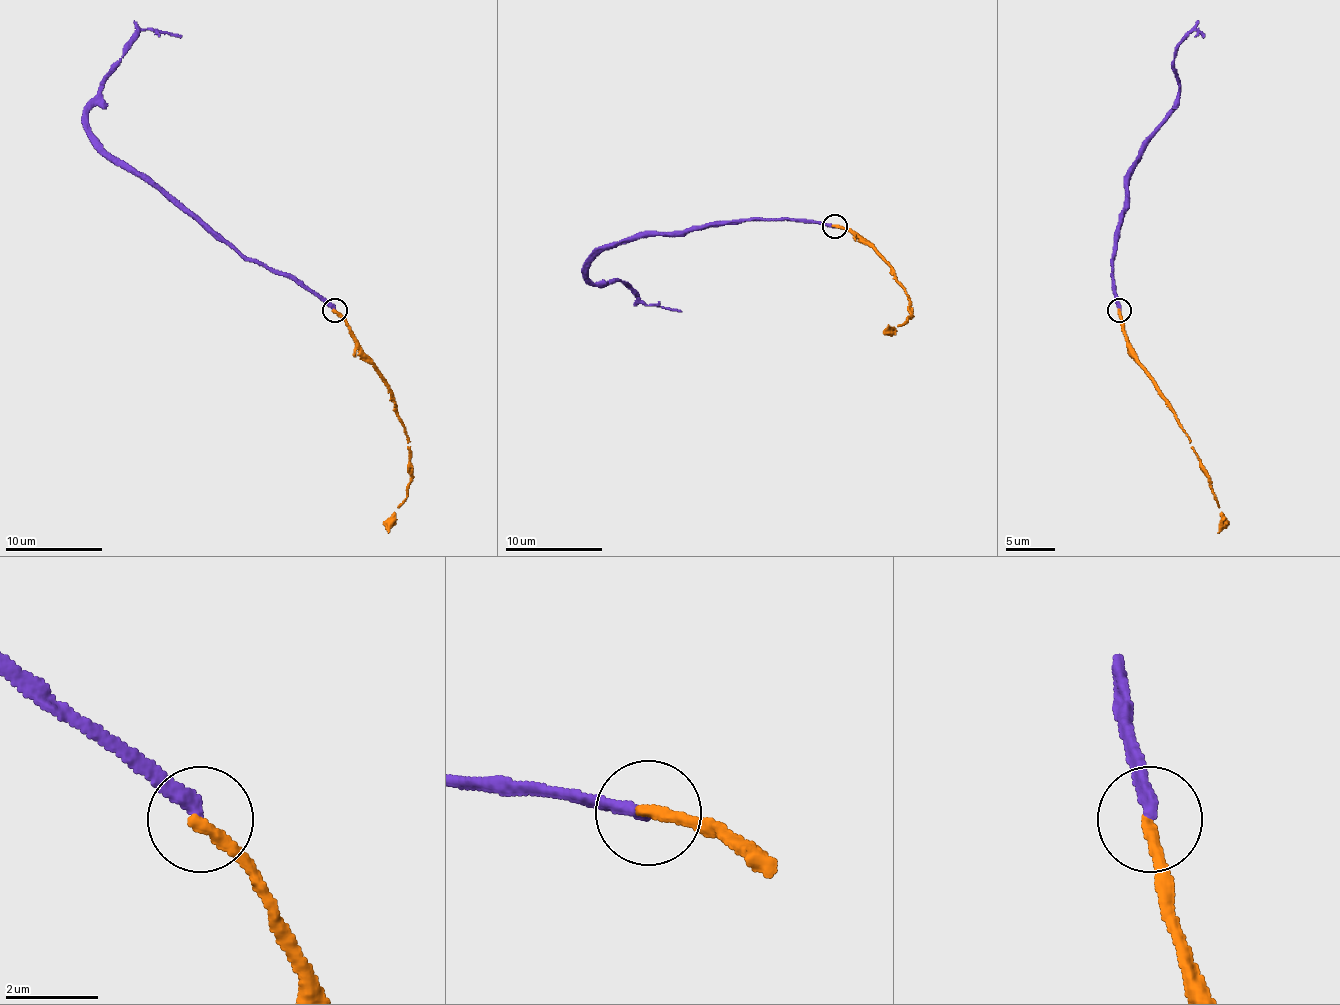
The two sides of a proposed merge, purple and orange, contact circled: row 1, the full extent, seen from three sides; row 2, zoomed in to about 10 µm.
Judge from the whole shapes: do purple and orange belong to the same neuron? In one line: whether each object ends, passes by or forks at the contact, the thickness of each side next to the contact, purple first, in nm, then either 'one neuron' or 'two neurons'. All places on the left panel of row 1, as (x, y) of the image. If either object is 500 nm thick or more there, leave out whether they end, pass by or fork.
purple ends; orange ends; calibres 280 and 280 nm; two neurons

